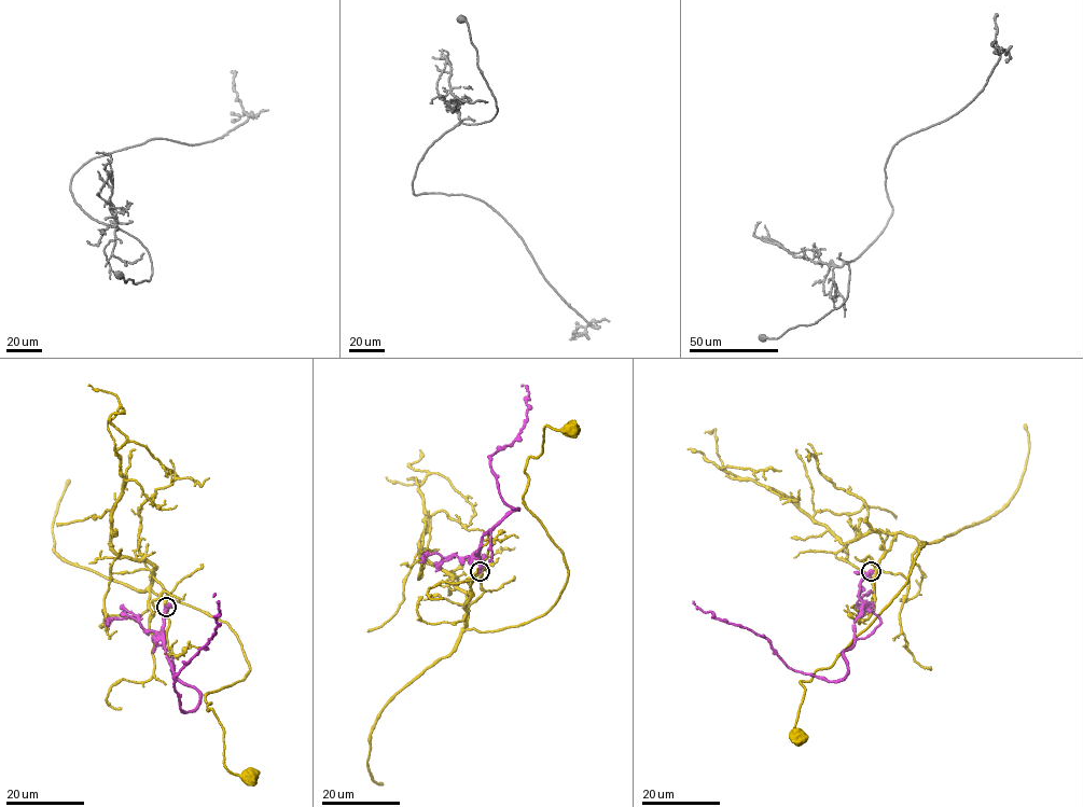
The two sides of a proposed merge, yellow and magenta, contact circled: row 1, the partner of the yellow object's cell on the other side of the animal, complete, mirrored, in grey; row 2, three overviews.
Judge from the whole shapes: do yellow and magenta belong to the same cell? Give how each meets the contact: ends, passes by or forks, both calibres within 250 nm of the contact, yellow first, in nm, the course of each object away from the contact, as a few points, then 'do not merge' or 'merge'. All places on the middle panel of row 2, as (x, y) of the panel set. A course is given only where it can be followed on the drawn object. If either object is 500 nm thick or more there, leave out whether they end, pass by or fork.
160/650 nm | yellow via (481, 570), (466, 628), (524, 624), (555, 603), (568, 568), (523, 500), (525, 468), (543, 427), (572, 429) | magenta via (481, 570), (483, 534), (518, 509), (499, 494), (489, 456), (512, 443), (524, 425), (528, 390), (523, 385) | do not merge

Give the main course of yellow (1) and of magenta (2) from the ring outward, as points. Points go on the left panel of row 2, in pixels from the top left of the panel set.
1: (166, 607), (153, 574), (157, 595), (238, 638), (250, 671), (205, 701), (223, 766), (251, 776)
2: (166, 607), (166, 657), (174, 675), (199, 693), (196, 707), (185, 711), (174, 679), (216, 628), (214, 593)

